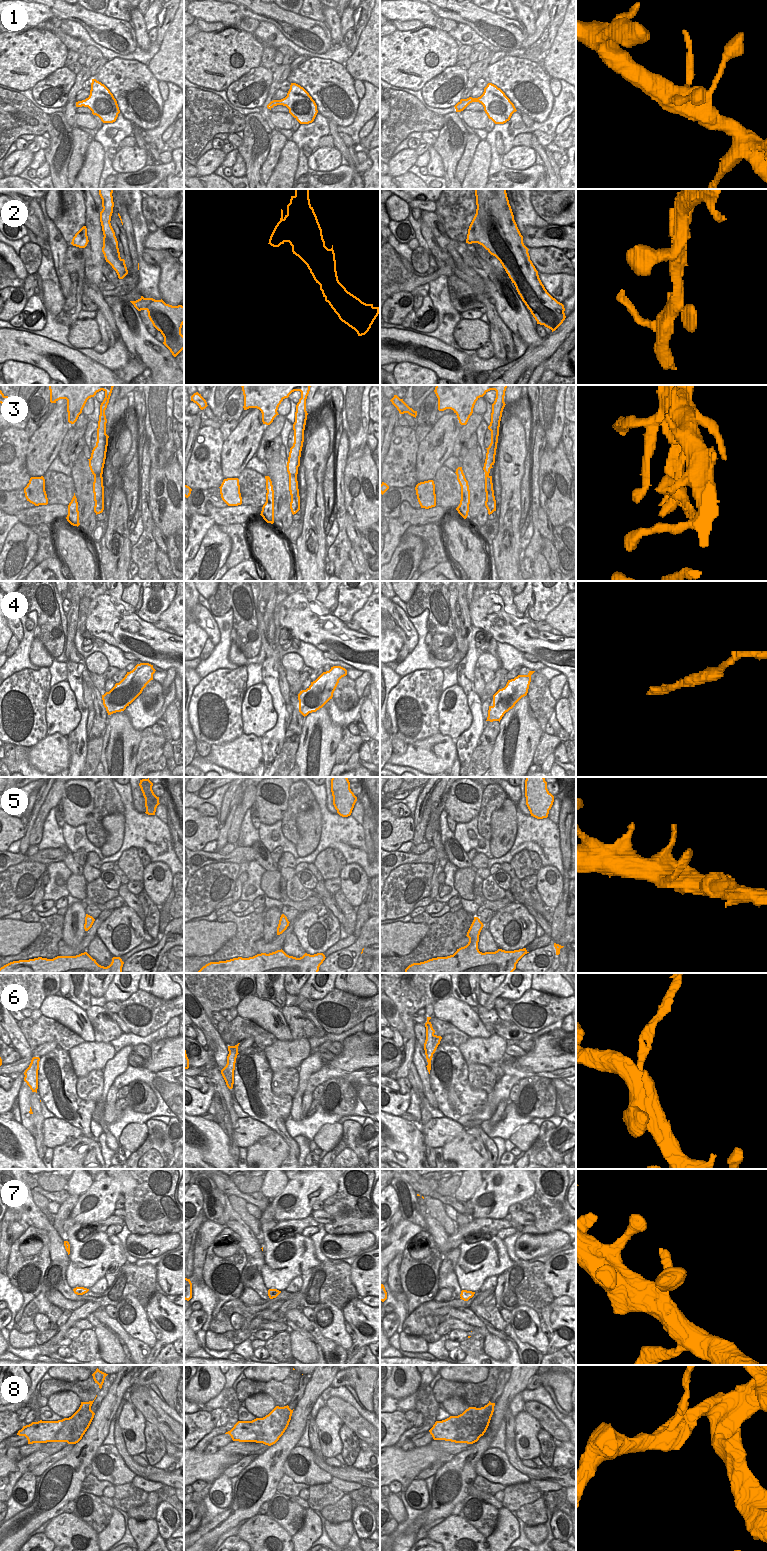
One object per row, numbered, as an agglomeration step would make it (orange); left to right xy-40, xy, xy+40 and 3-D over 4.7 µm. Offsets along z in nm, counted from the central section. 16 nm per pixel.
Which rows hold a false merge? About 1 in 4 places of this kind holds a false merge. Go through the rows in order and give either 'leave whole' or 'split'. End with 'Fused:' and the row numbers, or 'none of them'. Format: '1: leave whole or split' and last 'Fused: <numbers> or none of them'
1: leave whole
2: leave whole
3: leave whole
4: split
5: leave whole
6: split
7: leave whole
8: split
Fused: 4, 6, 8

